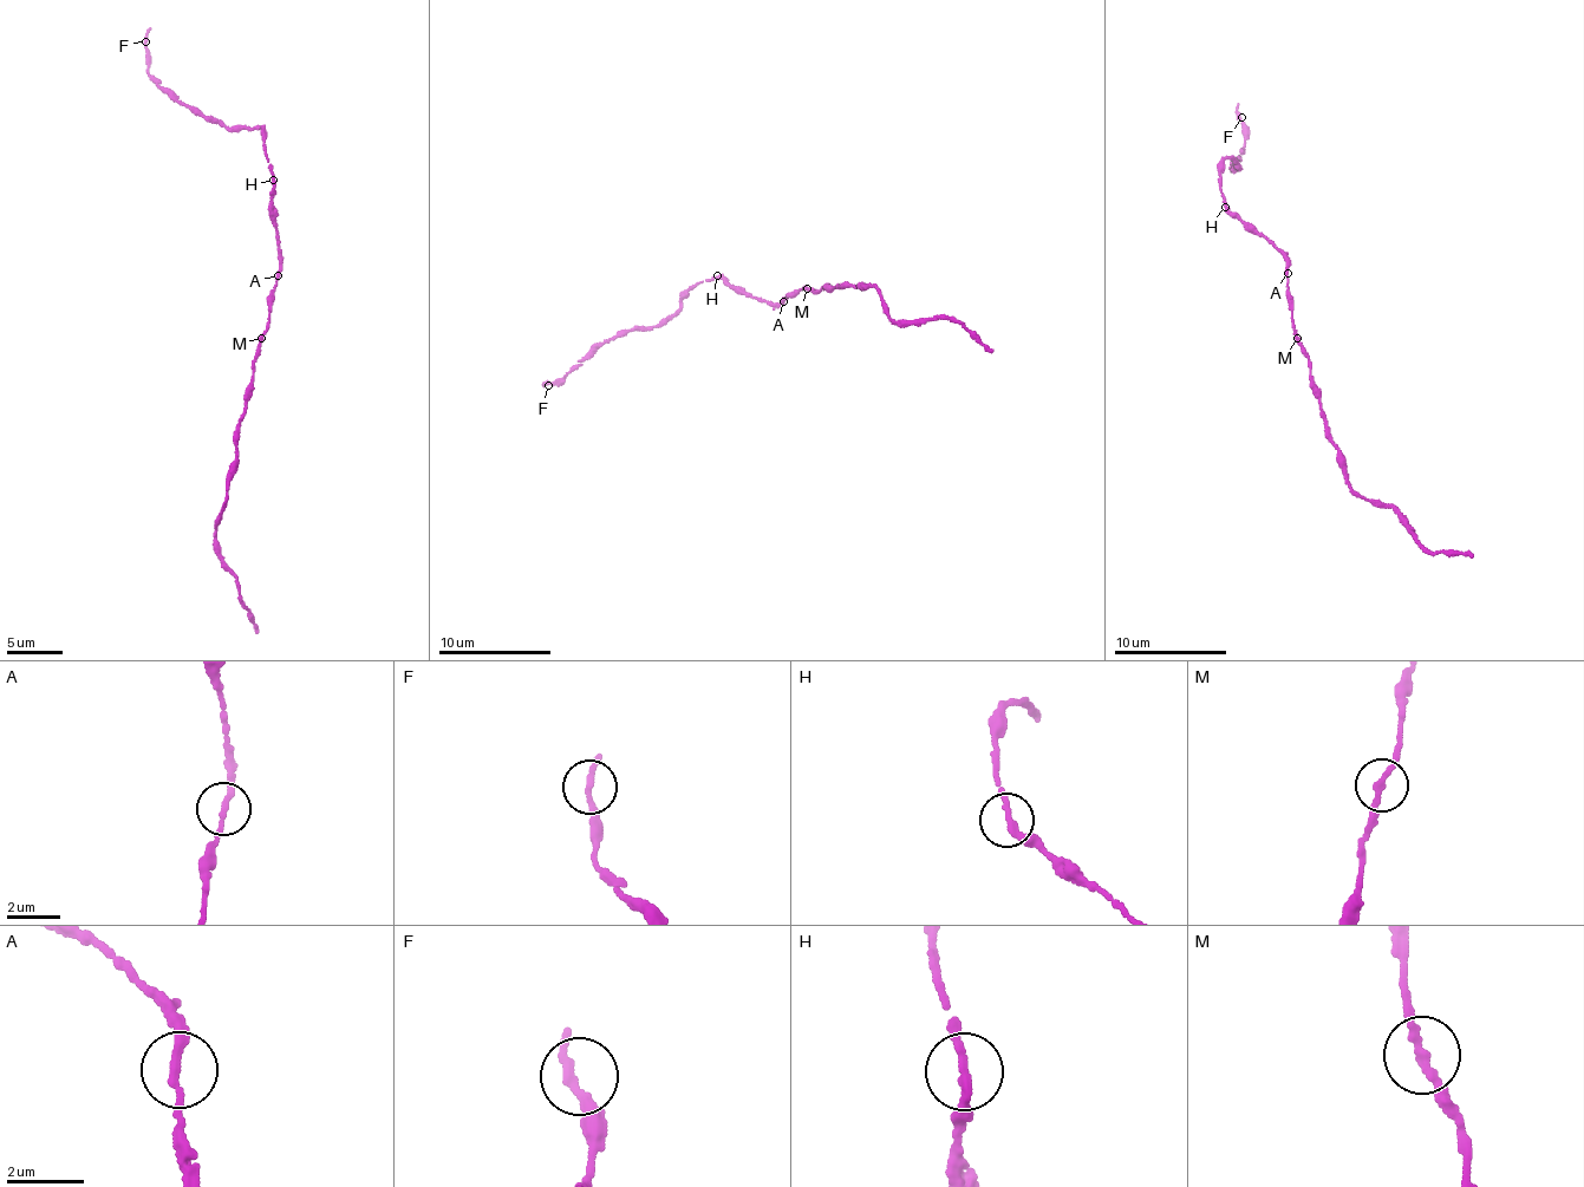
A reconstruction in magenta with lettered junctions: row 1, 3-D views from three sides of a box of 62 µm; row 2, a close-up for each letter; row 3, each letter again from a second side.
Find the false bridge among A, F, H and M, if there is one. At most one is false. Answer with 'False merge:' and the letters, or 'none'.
False merge: none

